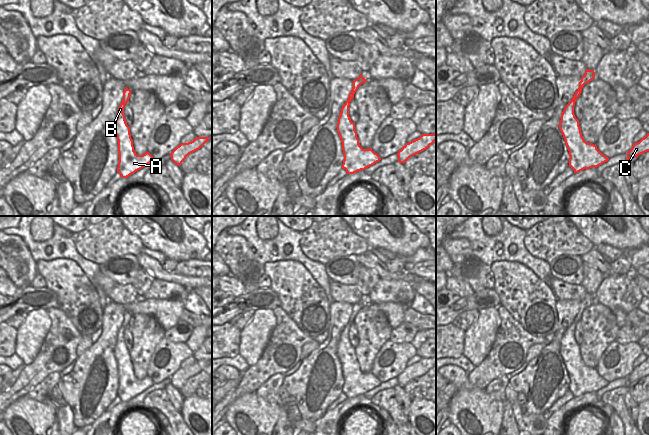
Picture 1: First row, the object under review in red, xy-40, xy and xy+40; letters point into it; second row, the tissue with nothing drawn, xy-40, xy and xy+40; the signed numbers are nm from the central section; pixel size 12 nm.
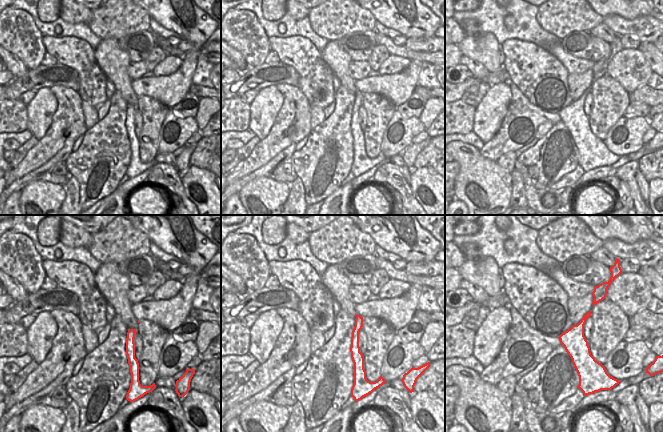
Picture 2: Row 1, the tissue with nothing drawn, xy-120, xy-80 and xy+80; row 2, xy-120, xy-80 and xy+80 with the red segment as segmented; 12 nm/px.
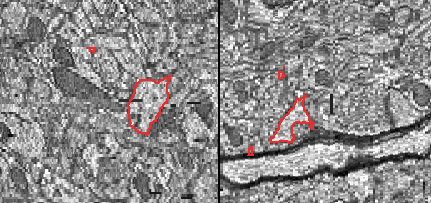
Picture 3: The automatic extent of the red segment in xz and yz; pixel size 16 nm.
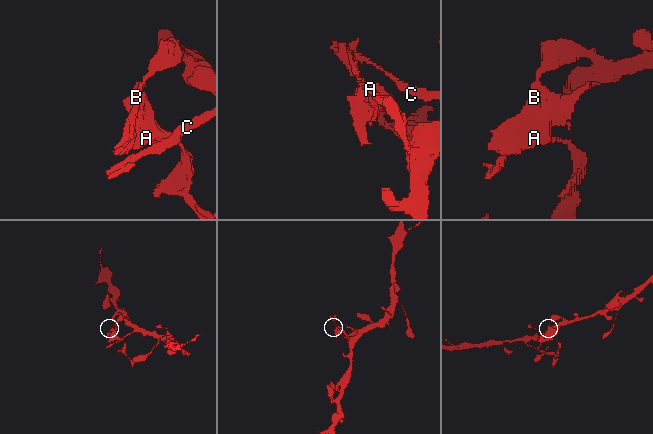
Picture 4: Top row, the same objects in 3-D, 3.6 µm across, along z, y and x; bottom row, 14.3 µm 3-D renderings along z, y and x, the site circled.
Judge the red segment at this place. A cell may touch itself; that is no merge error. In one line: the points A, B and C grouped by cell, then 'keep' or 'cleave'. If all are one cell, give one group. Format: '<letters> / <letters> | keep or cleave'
A B / C | cleave

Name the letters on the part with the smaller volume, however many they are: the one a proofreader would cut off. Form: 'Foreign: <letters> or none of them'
Foreign: A, B

